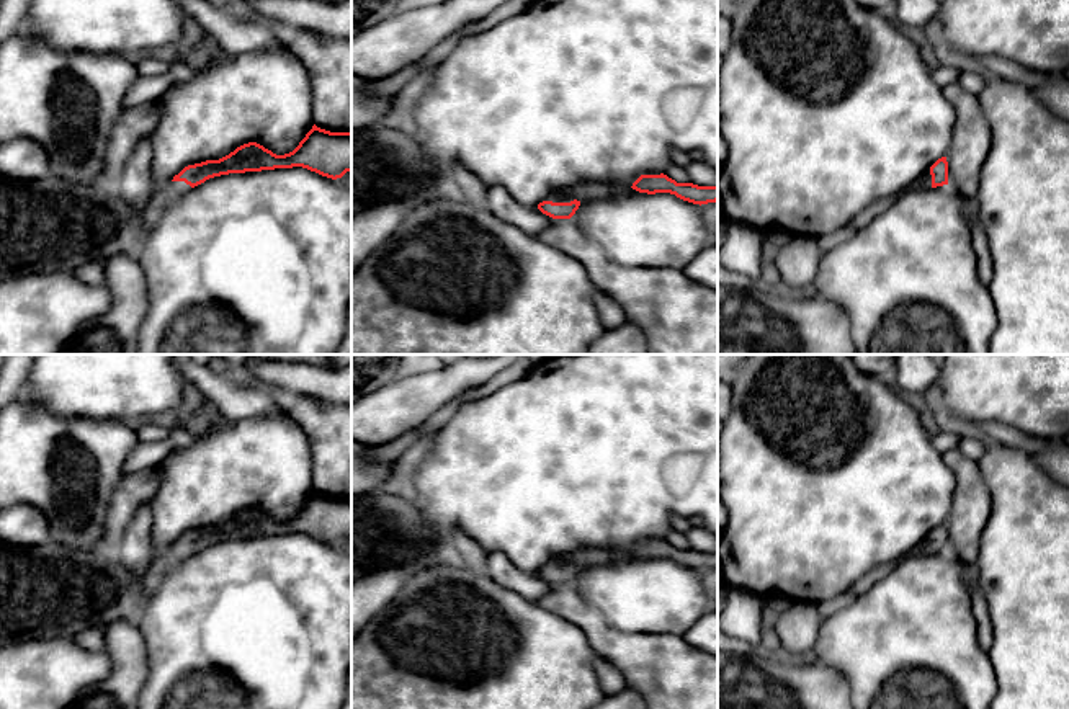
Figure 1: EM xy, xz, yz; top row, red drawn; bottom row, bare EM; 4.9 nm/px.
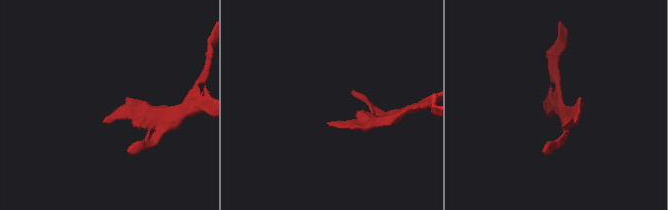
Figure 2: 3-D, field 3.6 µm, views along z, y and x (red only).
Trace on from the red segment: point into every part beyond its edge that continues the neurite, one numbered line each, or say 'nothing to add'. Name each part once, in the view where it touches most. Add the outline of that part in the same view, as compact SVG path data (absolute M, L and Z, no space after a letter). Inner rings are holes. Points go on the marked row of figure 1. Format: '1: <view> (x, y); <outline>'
1: xz (564, 196); M561 191L561 193L556 193L549 198L546 198L544 201L552 201L552 203L570 203L574 201L575 198L572 196L570 191Z

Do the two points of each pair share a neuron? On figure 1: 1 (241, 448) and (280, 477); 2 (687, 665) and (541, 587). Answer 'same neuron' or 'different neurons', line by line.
1: same neuron
2: different neurons

